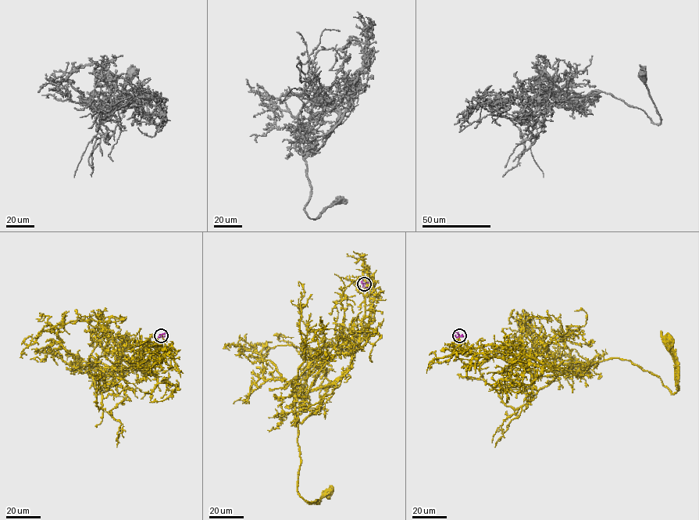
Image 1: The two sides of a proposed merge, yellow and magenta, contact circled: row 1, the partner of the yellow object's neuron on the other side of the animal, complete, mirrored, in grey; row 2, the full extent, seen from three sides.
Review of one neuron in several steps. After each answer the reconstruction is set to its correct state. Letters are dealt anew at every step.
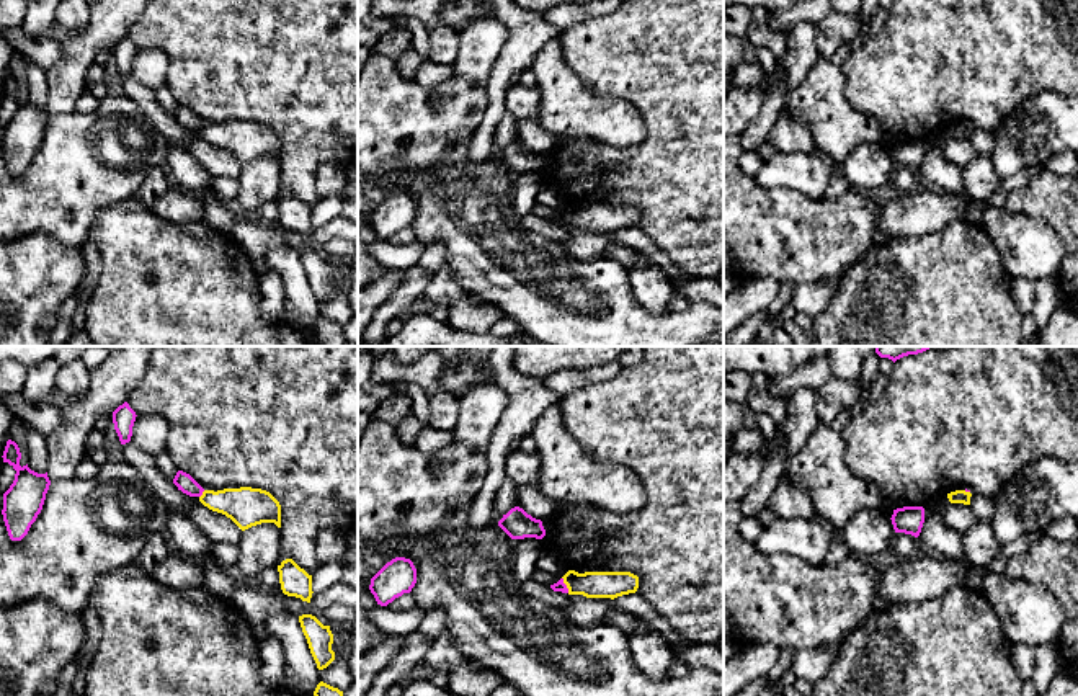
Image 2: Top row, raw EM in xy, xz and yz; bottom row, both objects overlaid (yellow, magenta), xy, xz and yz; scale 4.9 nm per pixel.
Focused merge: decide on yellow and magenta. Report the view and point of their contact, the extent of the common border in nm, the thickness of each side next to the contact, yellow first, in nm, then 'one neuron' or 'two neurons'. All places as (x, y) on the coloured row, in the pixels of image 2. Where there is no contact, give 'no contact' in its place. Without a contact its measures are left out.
xy (203, 494) | 50 nm | 200/90 nm | two neurons

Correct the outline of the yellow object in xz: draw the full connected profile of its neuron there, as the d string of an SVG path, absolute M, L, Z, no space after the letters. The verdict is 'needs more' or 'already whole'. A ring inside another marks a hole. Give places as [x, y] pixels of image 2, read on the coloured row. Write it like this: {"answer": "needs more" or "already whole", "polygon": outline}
{"answer": "already whole", "polygon": "M568 570L564 577L568 595L583 595L586 598L617 598L635 593L639 577L630 572L585 572Z"}

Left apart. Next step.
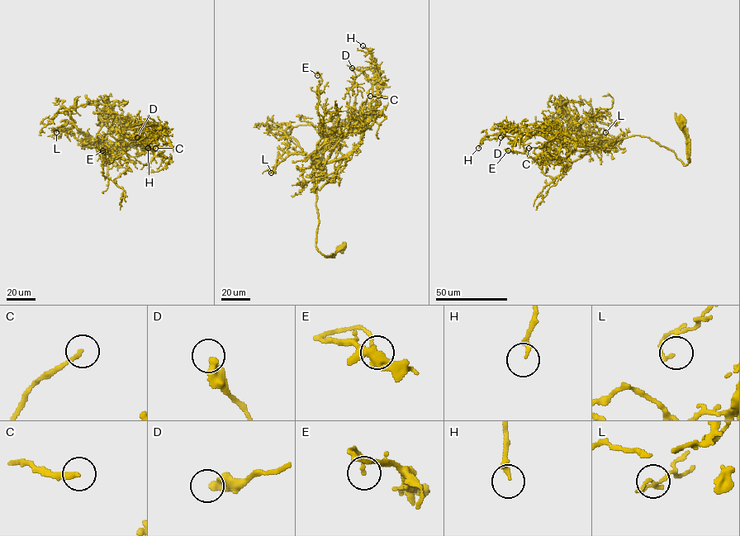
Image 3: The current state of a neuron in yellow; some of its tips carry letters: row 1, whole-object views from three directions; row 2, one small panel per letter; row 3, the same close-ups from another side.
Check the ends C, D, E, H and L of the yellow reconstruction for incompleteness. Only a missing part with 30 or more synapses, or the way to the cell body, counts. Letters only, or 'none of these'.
none of these

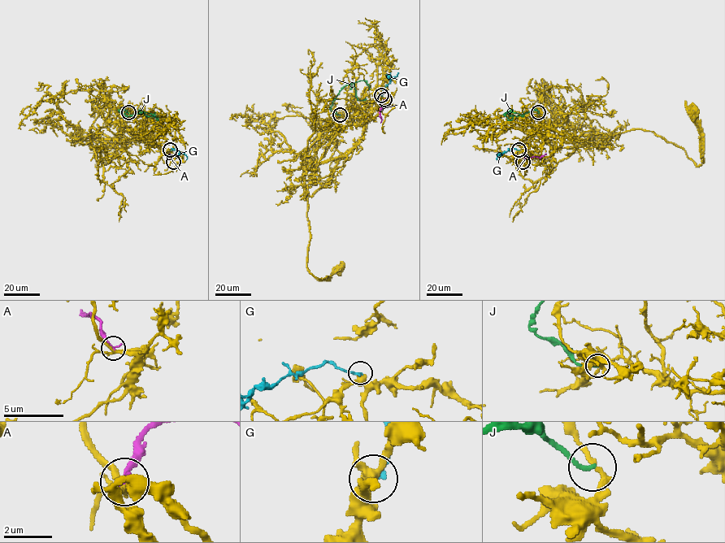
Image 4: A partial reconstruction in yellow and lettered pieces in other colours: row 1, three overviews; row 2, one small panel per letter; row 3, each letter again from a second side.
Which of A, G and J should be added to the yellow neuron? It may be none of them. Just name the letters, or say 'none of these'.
G

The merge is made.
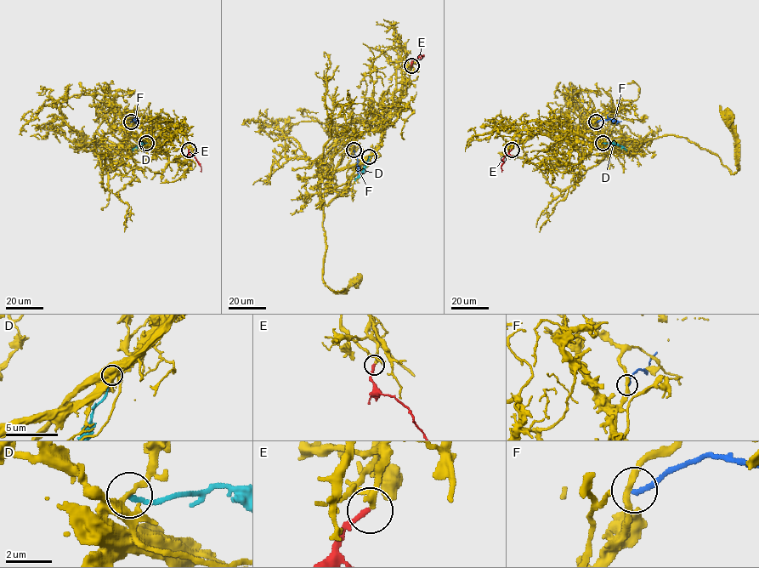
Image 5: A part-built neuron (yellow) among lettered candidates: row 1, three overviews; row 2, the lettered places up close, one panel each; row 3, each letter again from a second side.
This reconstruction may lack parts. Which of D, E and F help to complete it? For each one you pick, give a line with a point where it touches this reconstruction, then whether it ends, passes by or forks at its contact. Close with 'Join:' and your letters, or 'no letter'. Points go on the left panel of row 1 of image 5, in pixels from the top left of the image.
E: meets yellow at (189, 150); it ends there
Join: E

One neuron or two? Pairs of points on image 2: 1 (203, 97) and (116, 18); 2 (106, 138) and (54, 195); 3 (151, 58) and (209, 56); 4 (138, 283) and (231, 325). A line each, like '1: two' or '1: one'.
1: two
2: one
3: two
4: one

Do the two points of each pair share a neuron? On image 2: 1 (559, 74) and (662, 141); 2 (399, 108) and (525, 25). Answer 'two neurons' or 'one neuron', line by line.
1: two neurons
2: two neurons

